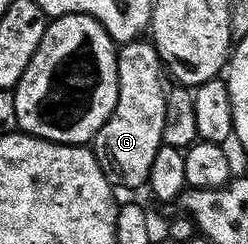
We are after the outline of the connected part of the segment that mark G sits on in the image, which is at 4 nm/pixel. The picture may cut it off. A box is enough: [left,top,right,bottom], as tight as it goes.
[90,37,166,188]

